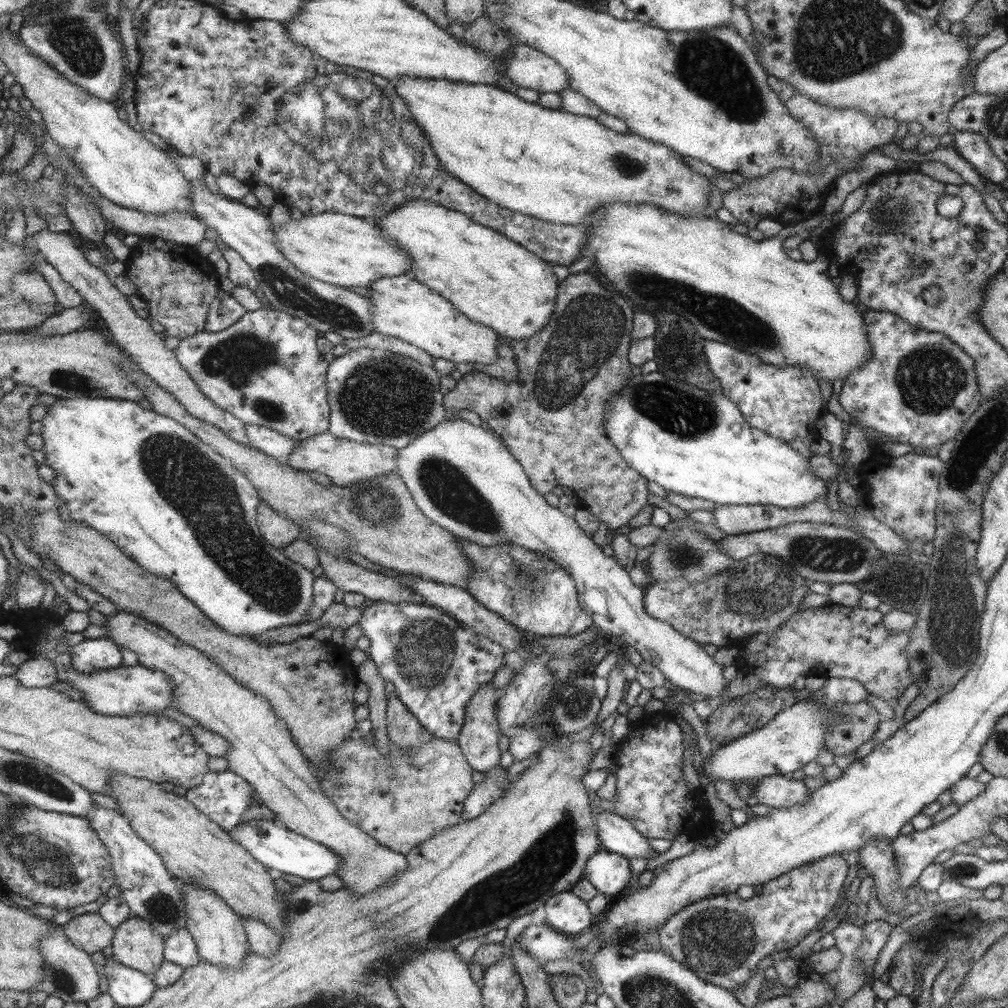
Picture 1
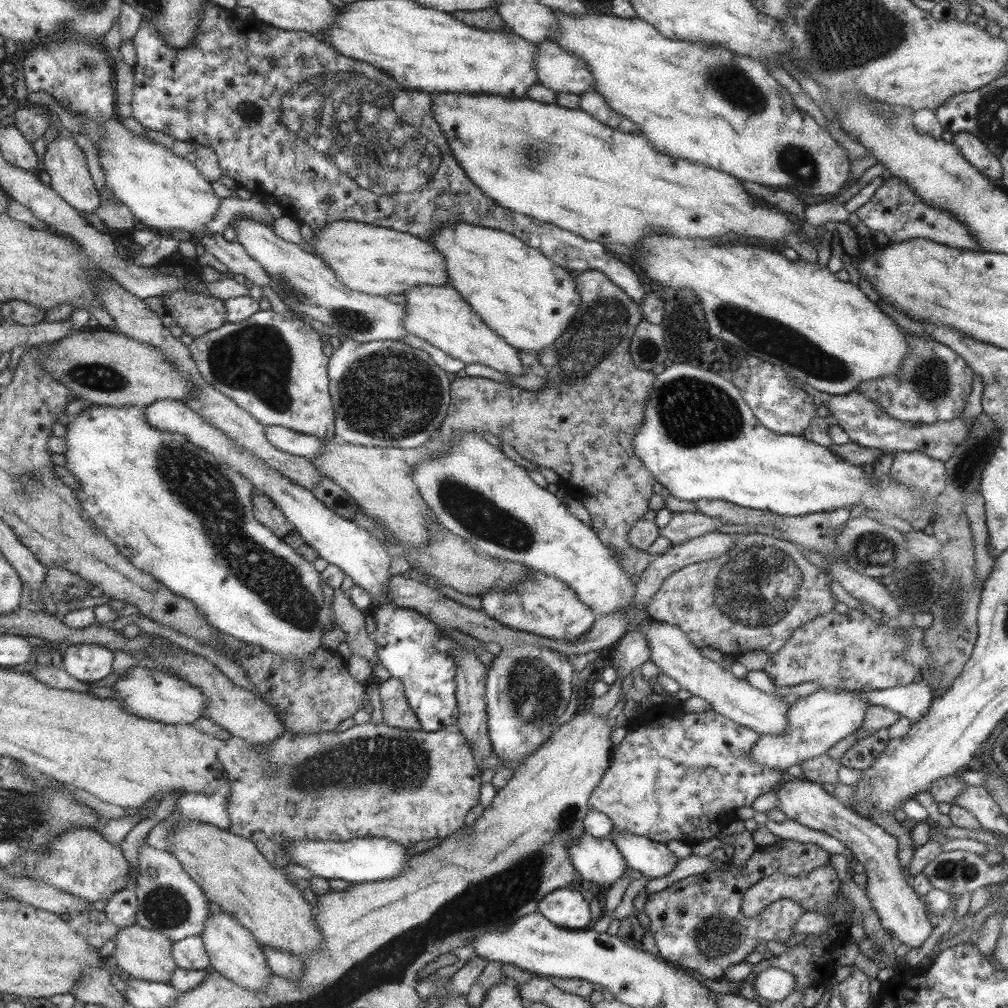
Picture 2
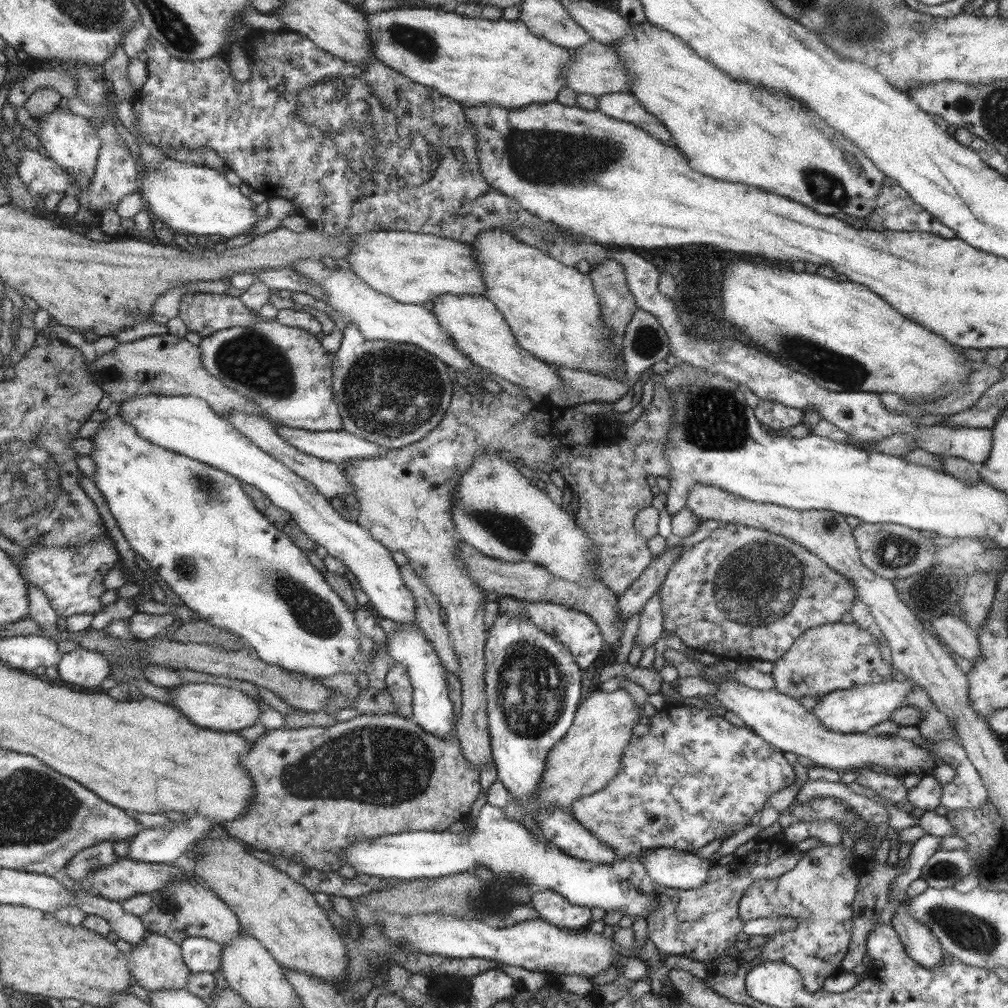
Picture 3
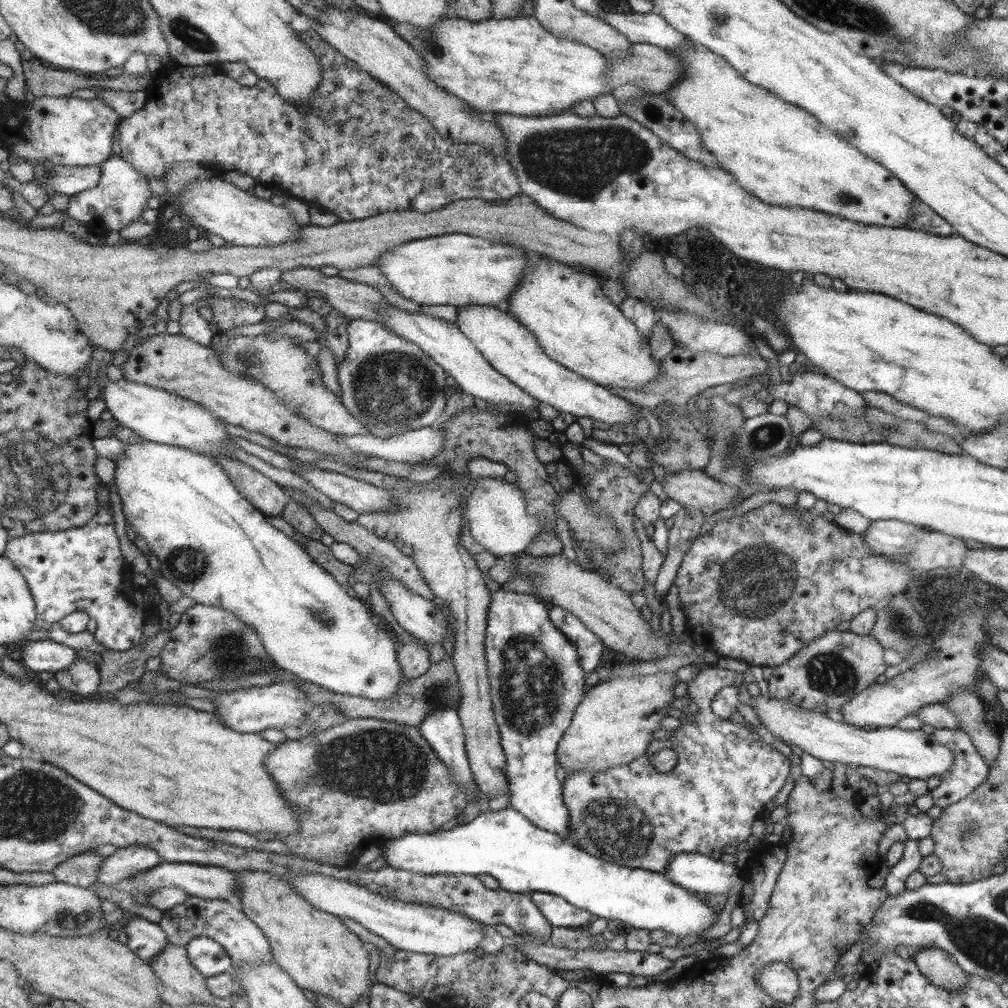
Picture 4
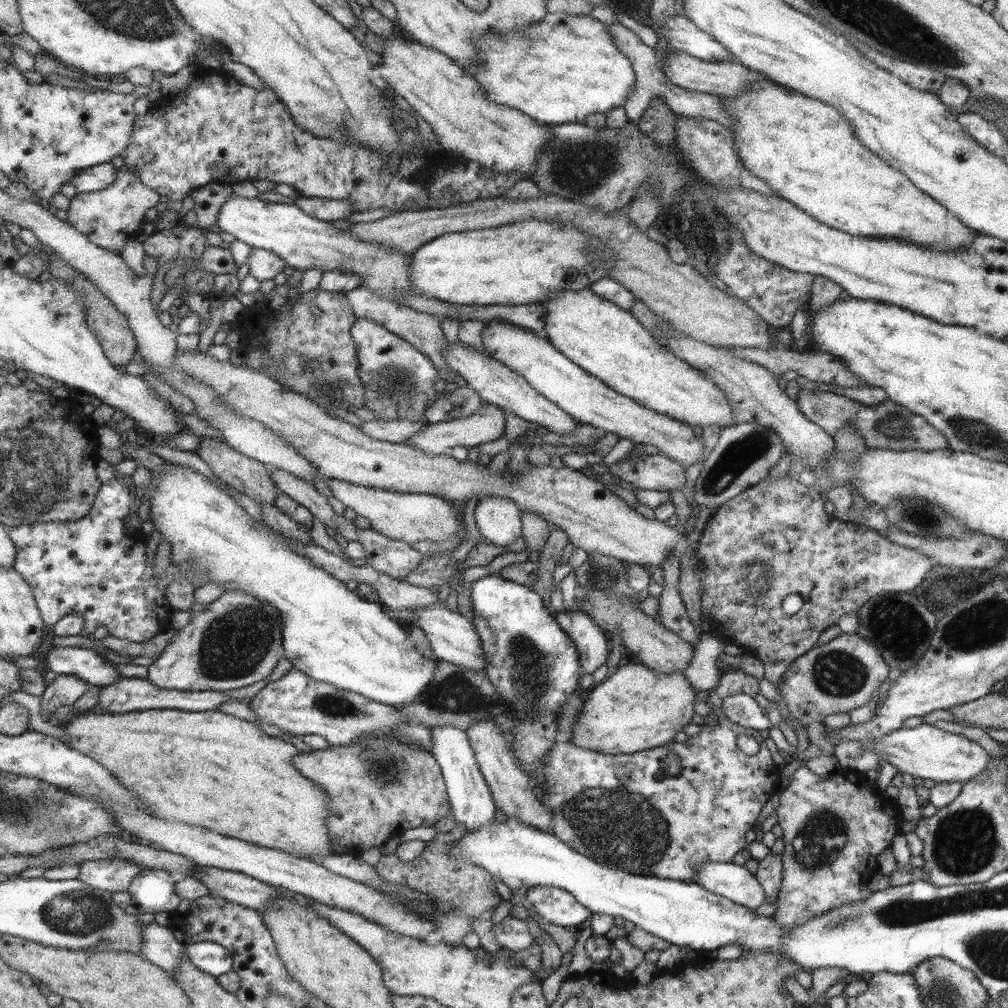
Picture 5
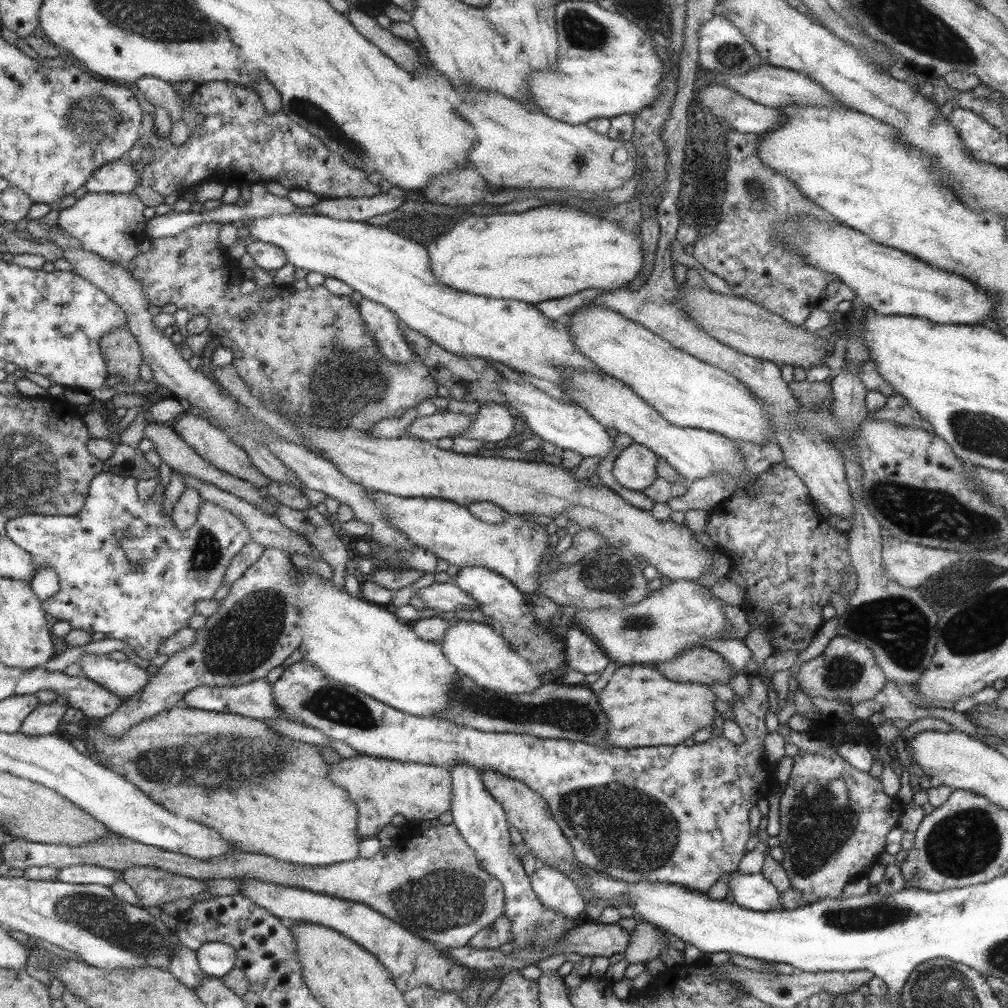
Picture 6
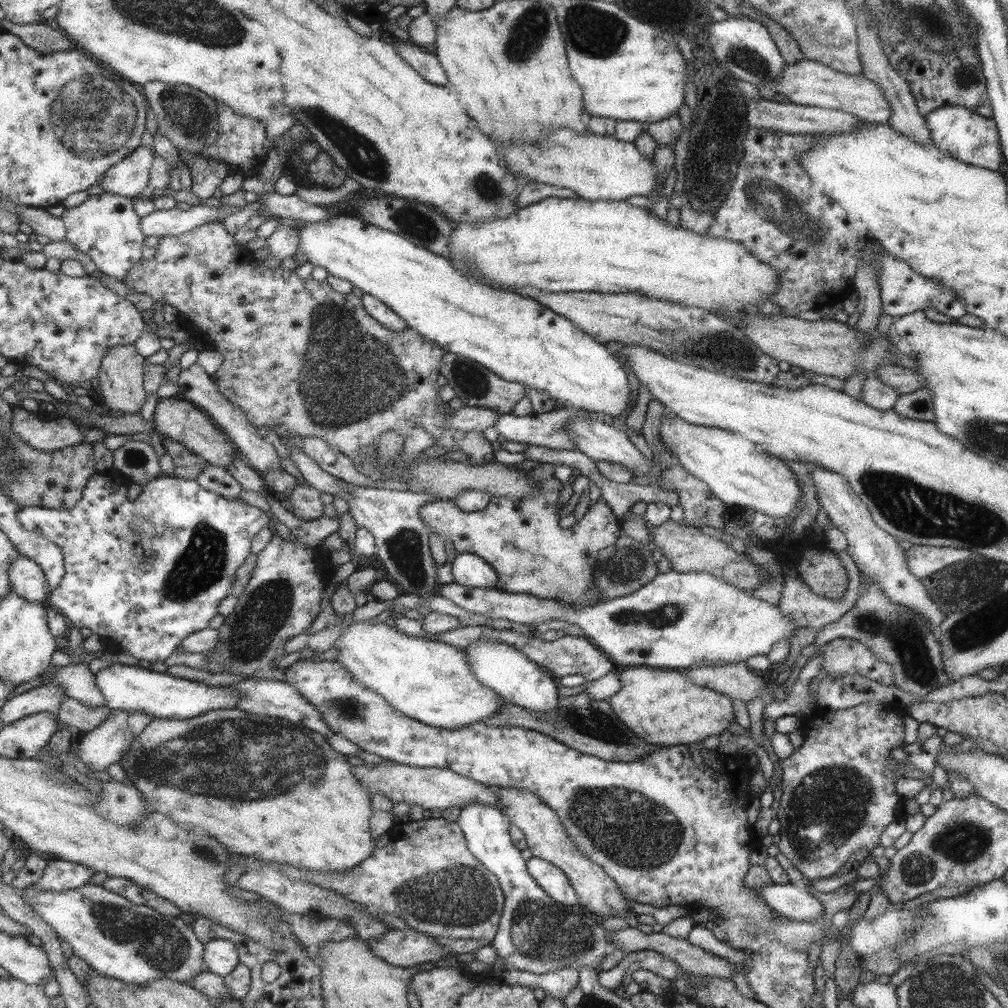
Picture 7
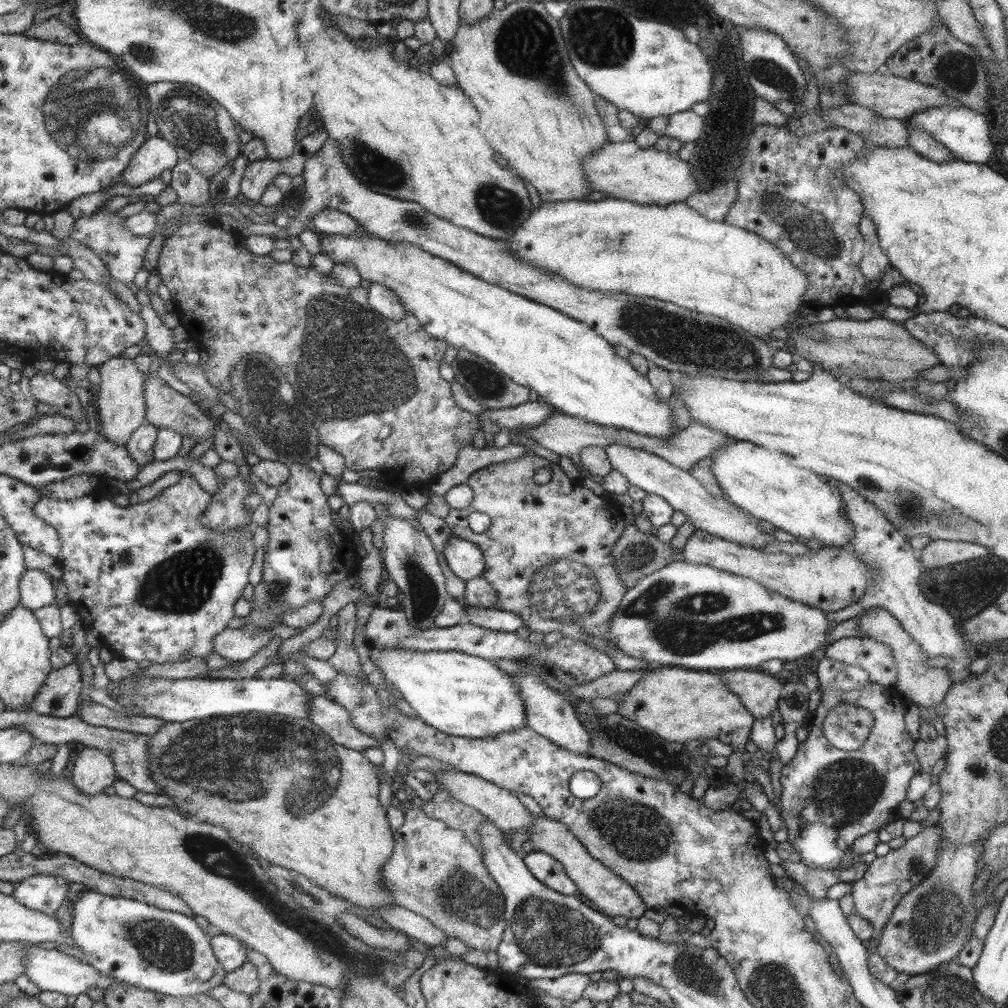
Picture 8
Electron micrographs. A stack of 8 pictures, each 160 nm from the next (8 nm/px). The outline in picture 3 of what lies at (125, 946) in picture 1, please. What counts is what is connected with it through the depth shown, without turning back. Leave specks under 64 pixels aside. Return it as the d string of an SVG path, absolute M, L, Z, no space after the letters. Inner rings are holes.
M149 931L140 943L131 947L129 957L132 977L141 988L151 993L162 990L188 990L188 982L193 972L185 962L182 945L171 940L171 937Z

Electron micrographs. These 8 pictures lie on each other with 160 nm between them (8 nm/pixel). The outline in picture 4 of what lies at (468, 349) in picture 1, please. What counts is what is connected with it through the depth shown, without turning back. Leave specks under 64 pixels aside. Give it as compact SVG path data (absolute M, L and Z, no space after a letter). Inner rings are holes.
M469 305L457 308L457 318L454 325L461 330L462 334L474 345L476 349L486 358L487 362L493 366L497 373L501 373L503 377L511 381L517 388L521 388L523 392L535 398L541 405L549 404L560 412L567 412L575 417L587 416L605 424L629 424L633 417L639 412L641 407L635 405L636 409L632 409L631 402L627 402L621 396L615 396L605 386L595 384L593 381L586 380L585 377L579 377L577 373L565 369L559 365L557 361L551 360L547 354L539 347L539 342L535 341L535 337L515 321L510 314L507 314L501 307L489 307L479 305Z

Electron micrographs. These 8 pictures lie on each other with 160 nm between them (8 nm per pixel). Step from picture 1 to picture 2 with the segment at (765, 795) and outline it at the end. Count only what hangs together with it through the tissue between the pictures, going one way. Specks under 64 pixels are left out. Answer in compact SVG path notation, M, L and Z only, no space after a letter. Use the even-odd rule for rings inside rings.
M790 778L776 789L776 807L788 820L793 820L817 832L833 836L845 846L848 855L862 864L866 876L865 894L872 910L877 913L881 927L897 938L900 949L919 946L931 932L929 915L921 896L912 889L897 859L897 841L871 820L846 808L839 800L823 791L818 783L803 778Z

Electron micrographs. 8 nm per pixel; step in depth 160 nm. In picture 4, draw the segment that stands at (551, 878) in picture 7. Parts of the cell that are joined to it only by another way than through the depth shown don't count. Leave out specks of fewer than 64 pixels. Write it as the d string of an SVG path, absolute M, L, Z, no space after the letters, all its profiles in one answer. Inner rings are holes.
M531 892L529 898L551 927L577 929L589 920L589 912L575 908L560 896L547 892Z

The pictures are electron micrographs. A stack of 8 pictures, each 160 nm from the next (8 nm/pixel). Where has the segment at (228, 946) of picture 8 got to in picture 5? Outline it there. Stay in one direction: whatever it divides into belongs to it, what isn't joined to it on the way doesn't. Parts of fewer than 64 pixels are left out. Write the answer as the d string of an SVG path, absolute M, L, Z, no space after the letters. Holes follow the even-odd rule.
M203 941L186 948L197 968L211 976L220 977L234 970L234 956L222 944Z

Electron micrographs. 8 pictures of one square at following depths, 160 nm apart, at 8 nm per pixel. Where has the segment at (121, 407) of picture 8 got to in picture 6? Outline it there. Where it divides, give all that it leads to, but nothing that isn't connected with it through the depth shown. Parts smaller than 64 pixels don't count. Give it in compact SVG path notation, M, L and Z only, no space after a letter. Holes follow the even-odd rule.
M117 328L109 332L107 336L103 336L101 346L109 374L120 376L126 381L123 384L141 379L139 366L144 364L145 358L142 346L129 328Z

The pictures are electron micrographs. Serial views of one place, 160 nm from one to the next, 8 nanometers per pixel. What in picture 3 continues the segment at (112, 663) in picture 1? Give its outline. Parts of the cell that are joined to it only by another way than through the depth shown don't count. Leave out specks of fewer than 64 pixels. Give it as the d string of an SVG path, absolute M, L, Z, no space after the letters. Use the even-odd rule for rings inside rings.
M81 647L63 654L57 668L62 680L90 689L100 687L112 676L112 664L107 655Z

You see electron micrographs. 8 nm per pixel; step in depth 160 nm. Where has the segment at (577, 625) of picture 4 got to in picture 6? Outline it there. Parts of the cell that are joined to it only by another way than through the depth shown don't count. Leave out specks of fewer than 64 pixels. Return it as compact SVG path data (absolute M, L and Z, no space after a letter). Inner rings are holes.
M570 625L564 639L566 650L566 669L573 669L581 674L601 673L607 666L607 656L595 646L595 642L585 636L581 630Z

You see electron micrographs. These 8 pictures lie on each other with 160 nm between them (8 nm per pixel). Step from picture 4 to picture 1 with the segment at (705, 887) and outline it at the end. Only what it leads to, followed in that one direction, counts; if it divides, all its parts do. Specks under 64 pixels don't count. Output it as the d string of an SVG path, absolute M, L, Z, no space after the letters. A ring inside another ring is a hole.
M597 812L595 825L601 848L609 853L629 858L643 858L648 863L655 857L648 843L629 821L611 812Z

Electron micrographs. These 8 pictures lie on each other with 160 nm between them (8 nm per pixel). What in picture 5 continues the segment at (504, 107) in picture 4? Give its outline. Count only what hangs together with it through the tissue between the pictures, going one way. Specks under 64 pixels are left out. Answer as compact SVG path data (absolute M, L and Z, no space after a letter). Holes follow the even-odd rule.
M546 13L538 23L519 34L514 30L504 35L497 31L484 32L476 40L476 58L478 63L461 69L482 88L487 101L504 104L547 125L581 123L587 115L604 114L607 109L623 106L634 83L630 61L615 48L606 26L586 14Z

